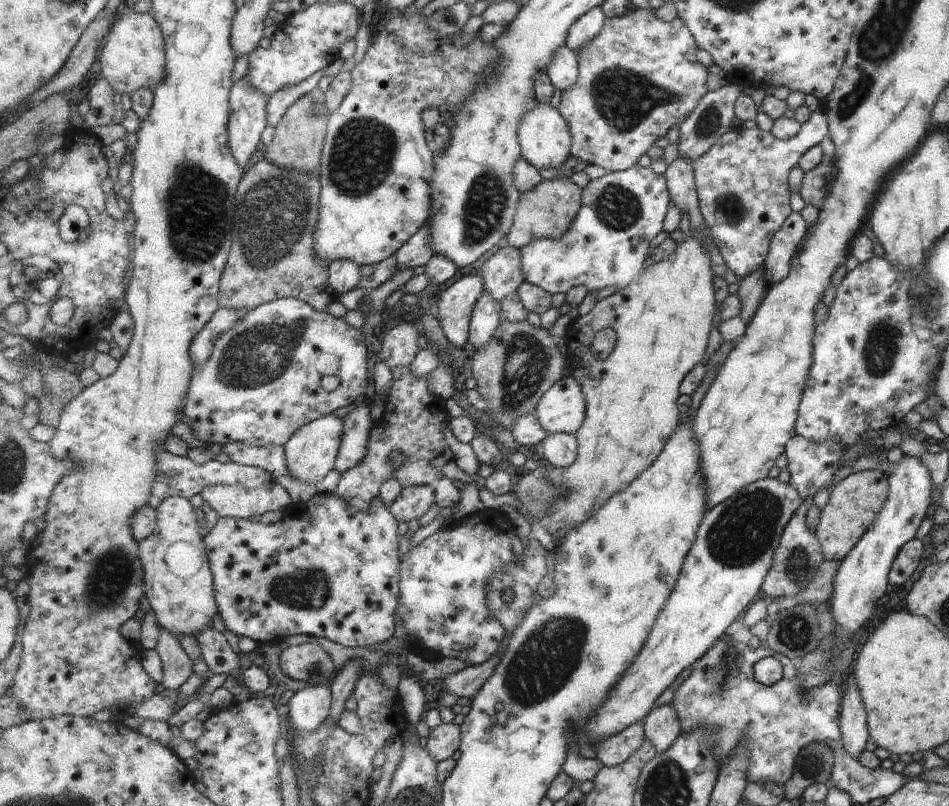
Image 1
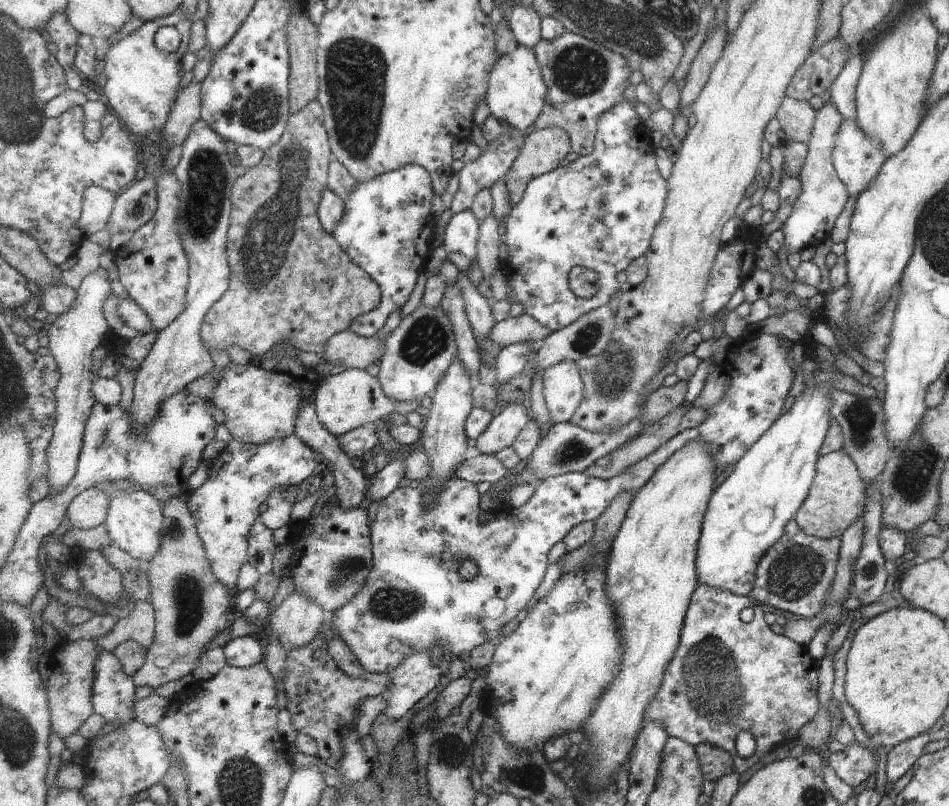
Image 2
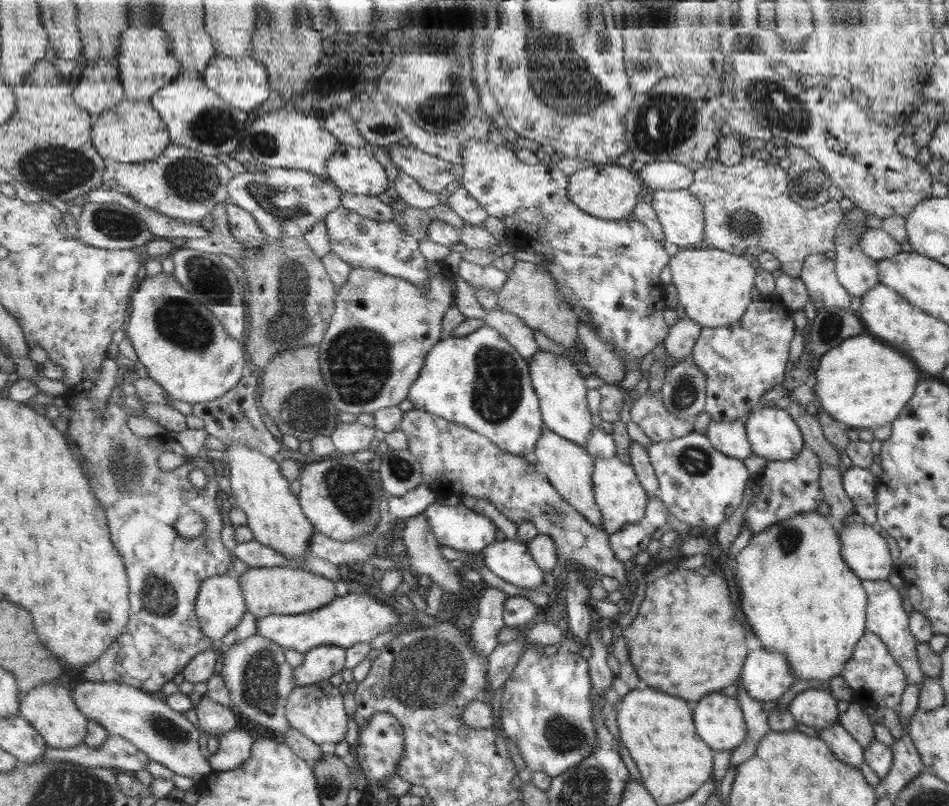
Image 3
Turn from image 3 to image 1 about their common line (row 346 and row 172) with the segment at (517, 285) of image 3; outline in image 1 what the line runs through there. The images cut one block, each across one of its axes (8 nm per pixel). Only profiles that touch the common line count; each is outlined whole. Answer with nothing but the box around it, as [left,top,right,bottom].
[506,156,587,250]

